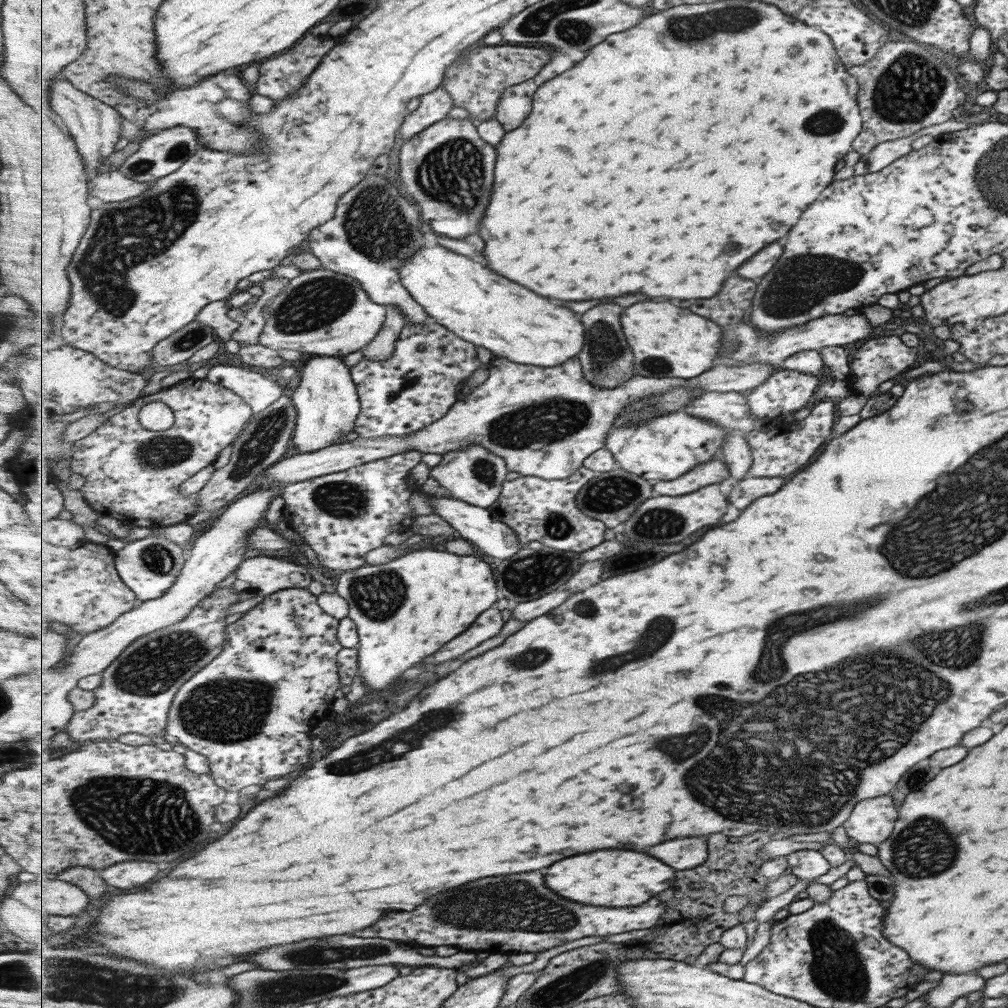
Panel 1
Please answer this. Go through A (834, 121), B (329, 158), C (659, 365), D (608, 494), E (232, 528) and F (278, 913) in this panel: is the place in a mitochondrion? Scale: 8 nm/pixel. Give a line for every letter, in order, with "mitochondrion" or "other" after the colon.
A: mitochondrion
B: other
C: mitochondrion
D: mitochondrion
E: other
F: other

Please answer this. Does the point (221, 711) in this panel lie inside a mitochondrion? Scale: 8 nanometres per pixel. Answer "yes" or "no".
yes

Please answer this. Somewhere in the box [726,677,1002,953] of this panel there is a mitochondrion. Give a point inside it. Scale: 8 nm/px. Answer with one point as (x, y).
(926, 846)

